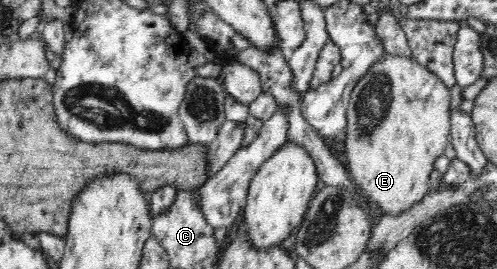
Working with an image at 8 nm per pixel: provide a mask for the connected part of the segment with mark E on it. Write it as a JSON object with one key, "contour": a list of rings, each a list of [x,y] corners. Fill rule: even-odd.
{"contour":[[[386,53],[380,60],[376,61],[375,65],[365,73],[365,77],[355,85],[347,108],[347,125],[345,133],[343,133],[343,142],[345,152],[347,154],[348,168],[351,172],[354,184],[358,188],[359,193],[365,198],[368,203],[376,208],[378,215],[397,216],[404,211],[411,209],[417,202],[420,202],[427,193],[429,193],[430,180],[429,175],[434,169],[435,160],[441,156],[446,148],[451,145],[450,140],[450,113],[451,113],[451,92],[448,86],[435,74],[432,73],[427,67],[419,65],[413,56],[393,56]]]}

